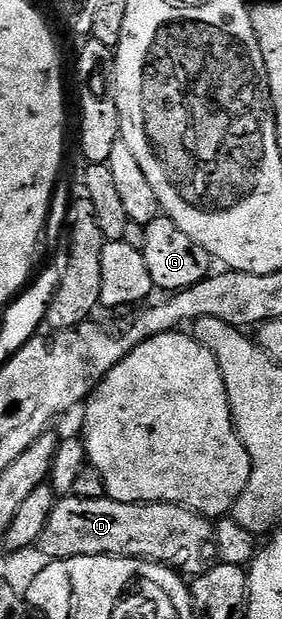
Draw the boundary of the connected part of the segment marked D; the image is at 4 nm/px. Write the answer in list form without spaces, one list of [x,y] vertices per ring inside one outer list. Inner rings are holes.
[[[63,496],[56,501],[37,543],[44,559],[73,556],[117,556],[138,558],[144,563],[160,562],[175,570],[198,576],[217,562],[215,527],[201,514],[168,502],[114,502],[106,496],[81,500]]]

